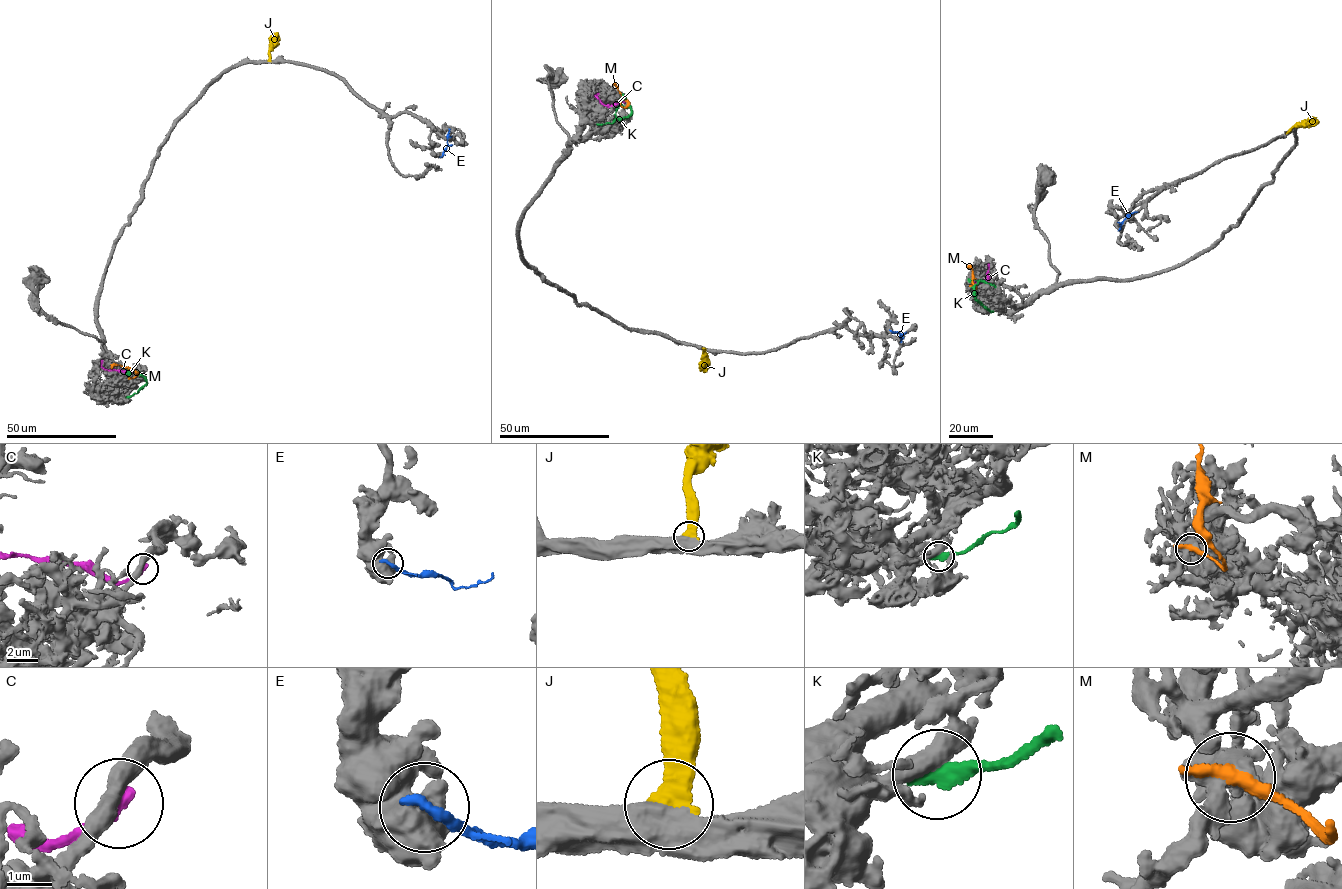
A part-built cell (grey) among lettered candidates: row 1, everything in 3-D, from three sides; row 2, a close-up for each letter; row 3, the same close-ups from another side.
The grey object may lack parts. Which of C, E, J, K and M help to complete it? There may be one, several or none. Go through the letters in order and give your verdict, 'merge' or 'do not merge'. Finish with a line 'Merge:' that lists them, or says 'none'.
C: do not merge
E: do not merge
J: merge
K: do not merge
M: do not merge
Merge: J

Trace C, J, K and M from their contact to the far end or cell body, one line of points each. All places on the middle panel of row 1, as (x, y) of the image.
C: (624, 102), (602, 104), (595, 95), (598, 93)
J: (703, 348), (704, 372)
K: (597, 124), (625, 118), (632, 113), (630, 108), (619, 105), (613, 120)
M: (620, 100), (620, 104), (626, 106), (627, 100), (613, 84)

